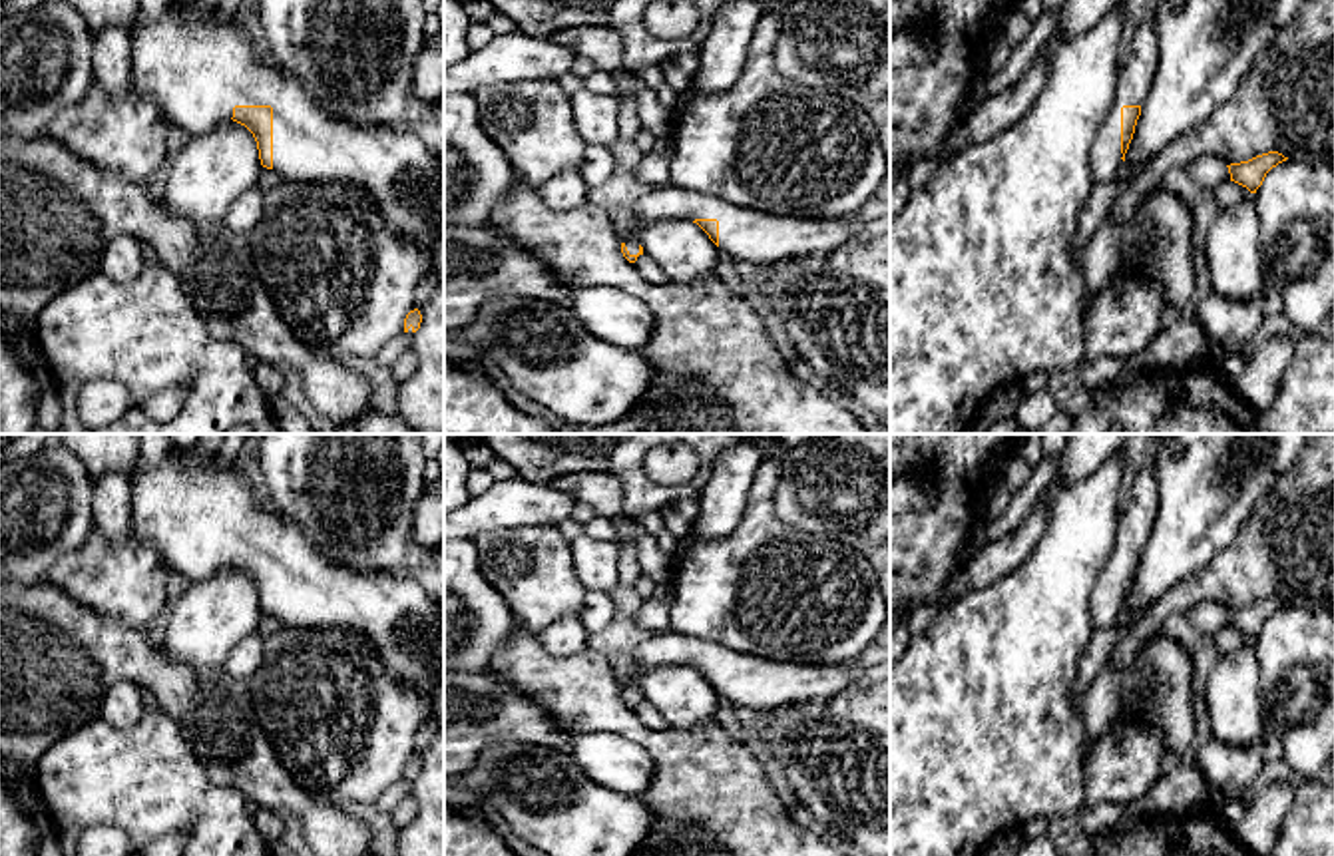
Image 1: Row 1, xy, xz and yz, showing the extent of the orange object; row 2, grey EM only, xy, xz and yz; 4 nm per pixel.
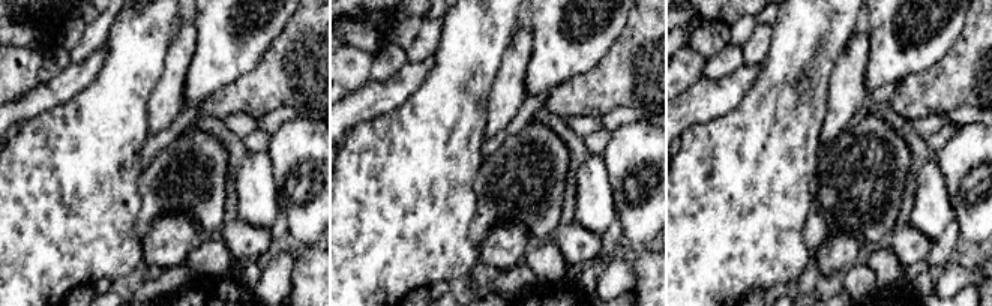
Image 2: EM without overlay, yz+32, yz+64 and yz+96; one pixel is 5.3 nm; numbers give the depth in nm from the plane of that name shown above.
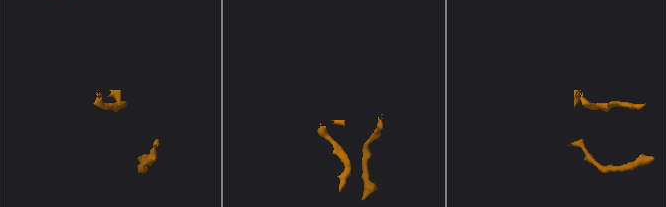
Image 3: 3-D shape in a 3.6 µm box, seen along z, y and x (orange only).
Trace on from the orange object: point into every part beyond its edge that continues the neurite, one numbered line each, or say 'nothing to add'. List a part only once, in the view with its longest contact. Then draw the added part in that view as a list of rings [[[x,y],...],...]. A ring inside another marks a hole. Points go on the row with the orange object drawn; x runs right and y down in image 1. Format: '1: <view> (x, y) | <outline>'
1: xy (196, 72) | [[[171,0],[167,12],[153,24],[133,22],[131,34],[131,84],[149,96],[187,137],[209,133],[233,117],[235,106],[271,106],[273,107],[273,171],[281,181],[301,183],[340,183],[362,191],[384,217],[386,227],[400,239],[428,247],[432,253],[430,269],[444,279],[444,163],[414,133],[390,127],[350,125],[334,119],[321,102],[287,72],[267,62],[257,36],[249,36],[233,22],[213,24],[211,14],[197,22],[183,22],[181,12],[193,0]]]

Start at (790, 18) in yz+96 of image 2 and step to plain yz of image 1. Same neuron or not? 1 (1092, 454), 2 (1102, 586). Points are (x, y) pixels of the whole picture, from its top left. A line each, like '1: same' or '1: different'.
1: different
2: different

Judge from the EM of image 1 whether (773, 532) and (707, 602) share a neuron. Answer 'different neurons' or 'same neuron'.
same neuron

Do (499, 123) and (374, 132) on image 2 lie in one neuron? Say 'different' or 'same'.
different

